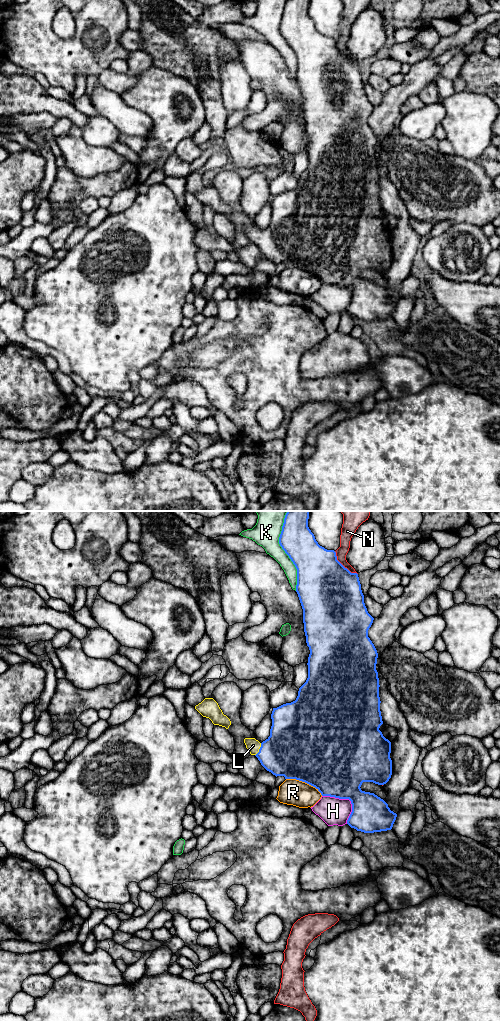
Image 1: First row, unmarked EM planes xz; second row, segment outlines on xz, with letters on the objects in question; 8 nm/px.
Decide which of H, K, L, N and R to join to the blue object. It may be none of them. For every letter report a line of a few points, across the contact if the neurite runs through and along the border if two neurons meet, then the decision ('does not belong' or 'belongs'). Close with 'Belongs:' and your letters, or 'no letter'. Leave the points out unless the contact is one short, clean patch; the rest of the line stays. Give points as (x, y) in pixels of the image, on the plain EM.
H: does not belong
K: does not belong
L: xz (290, 239), (259, 237), (253, 233) | belongs
N: does not belong
R: does not belong
Belongs: L

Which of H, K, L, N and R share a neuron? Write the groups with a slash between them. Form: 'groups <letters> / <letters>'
groups H / K / L / N / R

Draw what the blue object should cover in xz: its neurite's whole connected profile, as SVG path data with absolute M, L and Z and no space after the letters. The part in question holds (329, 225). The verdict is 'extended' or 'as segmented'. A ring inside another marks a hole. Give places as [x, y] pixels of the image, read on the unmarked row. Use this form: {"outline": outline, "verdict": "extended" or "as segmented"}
{"outline": "M287 0L284 6L282 19L279 25L279 32L285 41L289 44L297 57L297 73L296 80L298 82L302 97L303 97L303 111L304 120L306 124L306 131L309 135L310 142L308 145L308 166L306 170L299 176L298 184L295 189L283 192L277 196L273 196L271 207L272 214L270 217L270 224L260 231L255 226L245 226L244 231L251 243L255 243L260 249L261 253L273 263L284 264L285 267L296 267L305 270L315 275L322 284L330 284L339 287L349 287L352 292L352 300L347 308L347 312L364 321L374 321L391 318L396 308L397 302L390 298L388 292L375 283L374 281L365 280L361 278L363 270L373 270L378 273L386 272L392 263L392 248L390 246L391 230L386 227L379 218L383 212L380 199L380 185L379 185L379 166L376 158L378 141L377 138L368 125L368 118L371 115L374 106L368 101L364 91L364 83L361 78L361 72L357 61L351 61L338 48L334 38L327 38L320 34L315 27L314 22L308 15L309 0Z", "verdict": "extended"}

